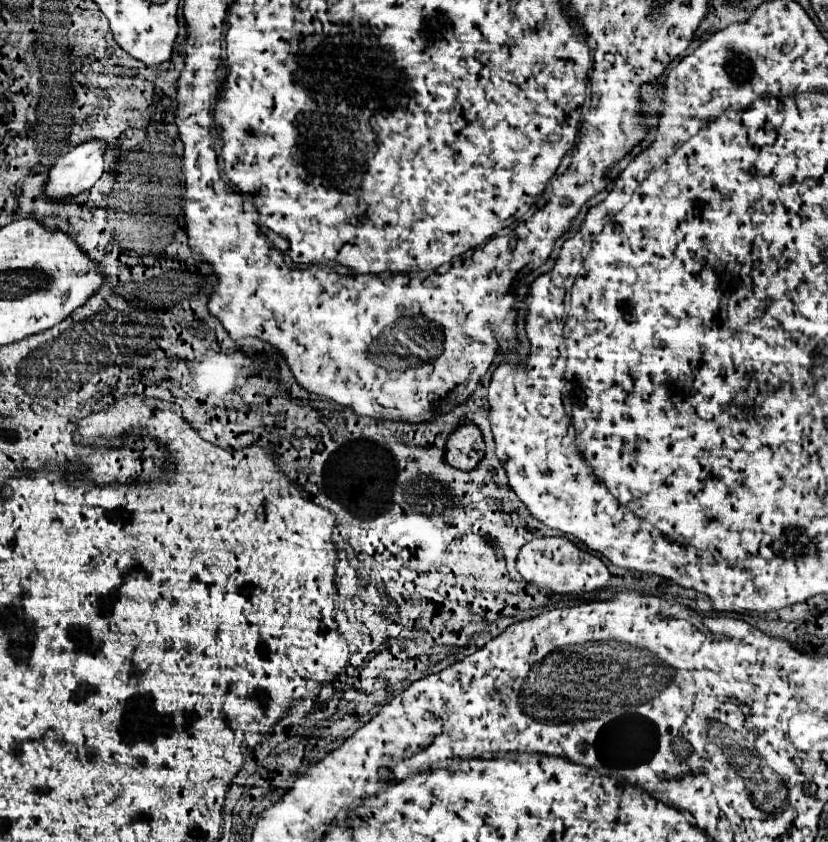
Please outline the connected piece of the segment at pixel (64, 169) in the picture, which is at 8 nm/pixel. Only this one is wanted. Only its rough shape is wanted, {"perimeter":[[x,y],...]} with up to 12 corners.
{"perimeter":[[88,141],[52,161],[50,201],[88,191],[104,171],[104,141]]}

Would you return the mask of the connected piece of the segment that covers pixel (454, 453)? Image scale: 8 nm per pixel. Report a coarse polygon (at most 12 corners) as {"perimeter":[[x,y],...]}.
{"perimeter":[[474,423],[458,427],[446,443],[446,461],[472,471],[484,457]]}

